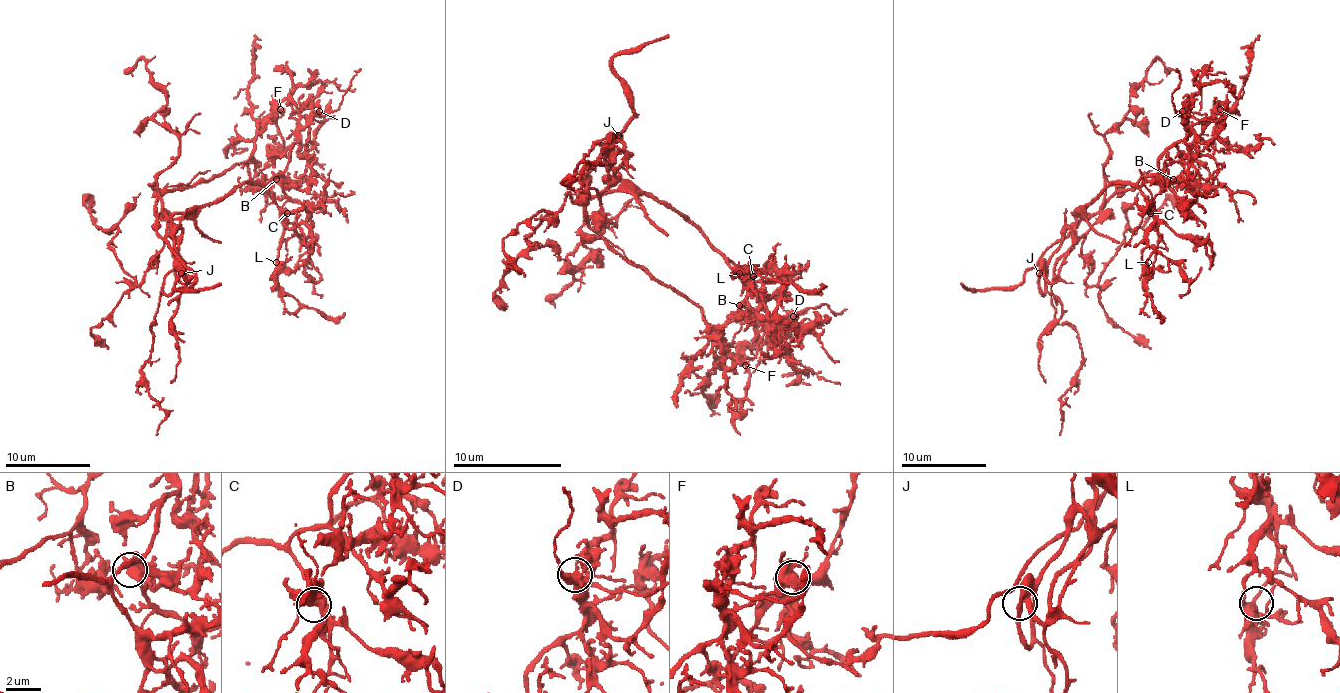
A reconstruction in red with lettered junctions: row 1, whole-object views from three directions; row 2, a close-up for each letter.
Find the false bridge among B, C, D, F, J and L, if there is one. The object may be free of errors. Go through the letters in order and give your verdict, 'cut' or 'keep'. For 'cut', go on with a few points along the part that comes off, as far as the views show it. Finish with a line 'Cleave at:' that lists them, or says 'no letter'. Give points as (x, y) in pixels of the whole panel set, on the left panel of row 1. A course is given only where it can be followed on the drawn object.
B: keep
C: keep
D: keep
F: keep
J: keep
L: keep
Cleave at: no letter

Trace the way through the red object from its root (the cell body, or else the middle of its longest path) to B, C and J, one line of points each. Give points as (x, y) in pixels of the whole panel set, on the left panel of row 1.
B: (174, 218), (191, 218), (242, 184), (266, 184), (272, 177), (283, 177), (280, 181), (276, 179)
C: (174, 218), (191, 218), (202, 207), (221, 201), (242, 184), (261, 184), (287, 213)
J: (174, 218), (162, 220), (157, 215), (157, 232), (176, 256), (176, 268), (181, 273)

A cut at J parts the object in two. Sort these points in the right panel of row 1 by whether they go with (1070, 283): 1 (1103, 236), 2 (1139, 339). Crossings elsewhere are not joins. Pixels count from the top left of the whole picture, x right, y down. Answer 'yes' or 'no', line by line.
1: no
2: yes

